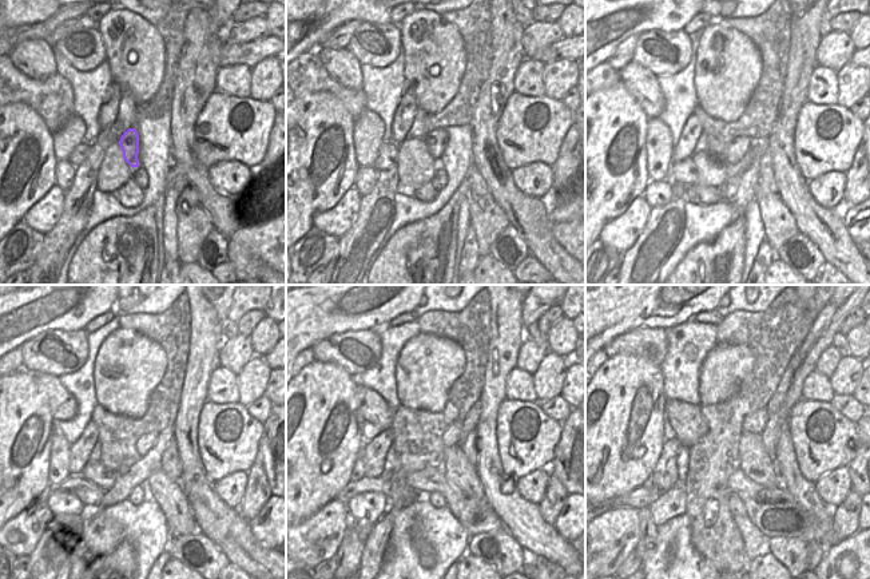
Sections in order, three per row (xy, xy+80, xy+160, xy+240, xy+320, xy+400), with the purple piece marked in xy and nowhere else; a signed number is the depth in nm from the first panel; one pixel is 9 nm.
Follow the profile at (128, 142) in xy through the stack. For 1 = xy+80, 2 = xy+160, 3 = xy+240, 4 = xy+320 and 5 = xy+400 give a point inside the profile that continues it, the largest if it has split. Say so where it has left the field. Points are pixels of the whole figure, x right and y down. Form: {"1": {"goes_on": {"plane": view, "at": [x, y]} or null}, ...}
{"1": {"goes_on": {"plane": "xy+80", "at": [436, 139]}}, "2": {"goes_on": {"plane": "xy+160", "at": [739, 146]}}, "3": {"goes_on": {"plane": "xy+240", "at": [146, 441]}}, "4": {"goes_on": {"plane": "xy+320", "at": [451, 436]}}, "5": {"goes_on": {"plane": "xy+400", "at": [755, 423]}}}

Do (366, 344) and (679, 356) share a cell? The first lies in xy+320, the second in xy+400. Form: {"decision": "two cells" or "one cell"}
{"decision": "two cells"}

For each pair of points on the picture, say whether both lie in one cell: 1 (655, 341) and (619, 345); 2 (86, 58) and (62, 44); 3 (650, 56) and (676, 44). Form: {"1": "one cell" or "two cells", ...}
{"1": "one cell", "2": "one cell", "3": "one cell"}

